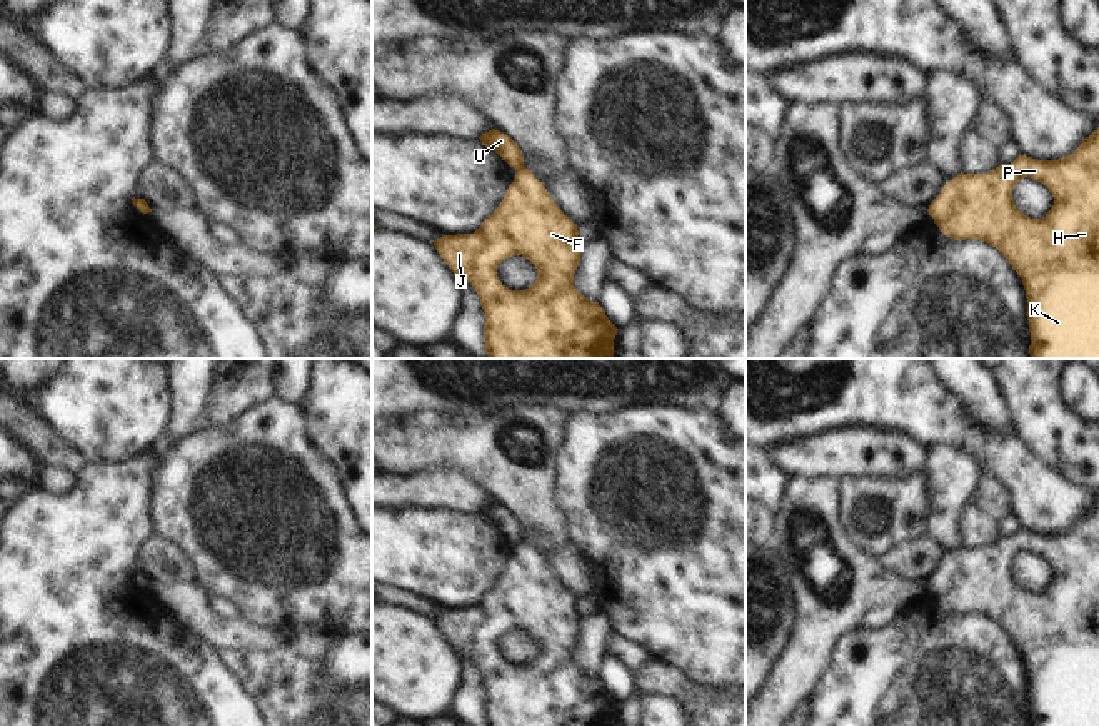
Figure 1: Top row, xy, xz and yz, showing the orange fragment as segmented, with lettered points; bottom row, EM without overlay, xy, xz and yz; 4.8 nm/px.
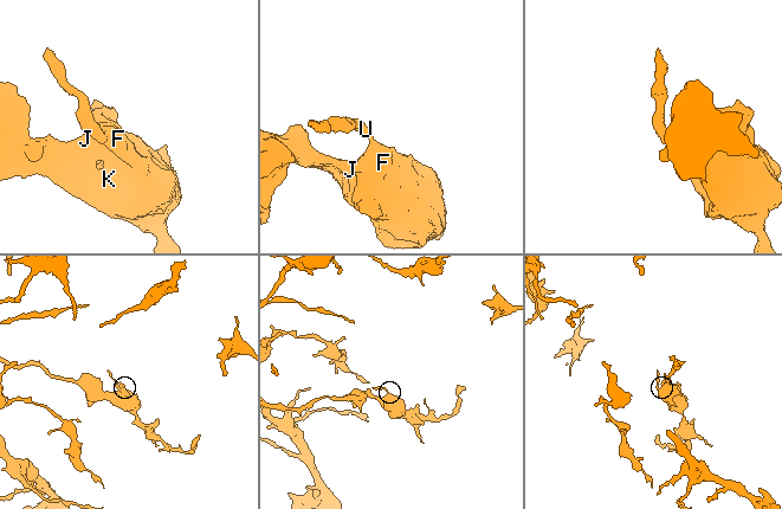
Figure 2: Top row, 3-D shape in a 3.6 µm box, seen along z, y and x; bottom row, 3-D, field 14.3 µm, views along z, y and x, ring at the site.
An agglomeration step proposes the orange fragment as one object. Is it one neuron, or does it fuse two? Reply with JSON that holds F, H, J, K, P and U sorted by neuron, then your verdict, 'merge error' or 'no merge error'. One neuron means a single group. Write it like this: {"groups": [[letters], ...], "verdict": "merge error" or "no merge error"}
{"groups": [["F", "H", "J", "K", "P"], ["U"]], "verdict": "merge error"}

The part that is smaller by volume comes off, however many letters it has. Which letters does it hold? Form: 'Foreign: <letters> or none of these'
Foreign: U

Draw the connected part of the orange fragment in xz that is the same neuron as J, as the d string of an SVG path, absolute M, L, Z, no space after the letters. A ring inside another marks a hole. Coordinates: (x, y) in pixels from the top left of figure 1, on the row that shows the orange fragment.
M515 170L502 202L474 234L444 235L434 245L454 275L467 279L480 297L485 312L484 342L487 359L614 359L617 327L609 320L599 302L590 302L574 287L574 274L580 262L580 239L574 224L554 202L532 170ZM522 255L537 269L537 280L525 290L512 290L497 277L502 260Z

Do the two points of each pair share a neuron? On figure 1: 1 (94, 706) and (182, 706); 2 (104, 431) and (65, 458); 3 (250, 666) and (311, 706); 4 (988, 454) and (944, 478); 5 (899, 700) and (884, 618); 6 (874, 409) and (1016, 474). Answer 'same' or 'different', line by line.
1: same
2: different
3: same
4: different
5: different
6: same

